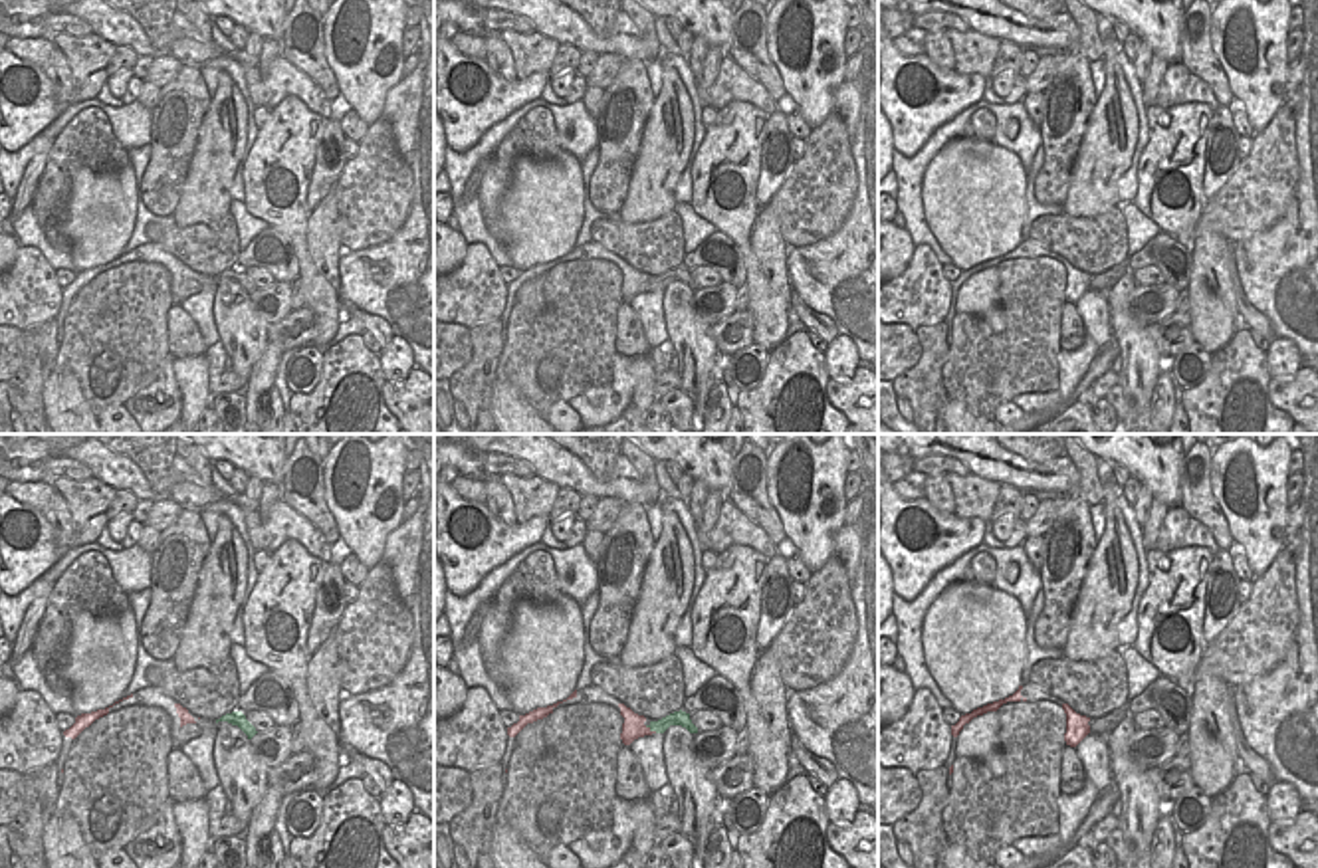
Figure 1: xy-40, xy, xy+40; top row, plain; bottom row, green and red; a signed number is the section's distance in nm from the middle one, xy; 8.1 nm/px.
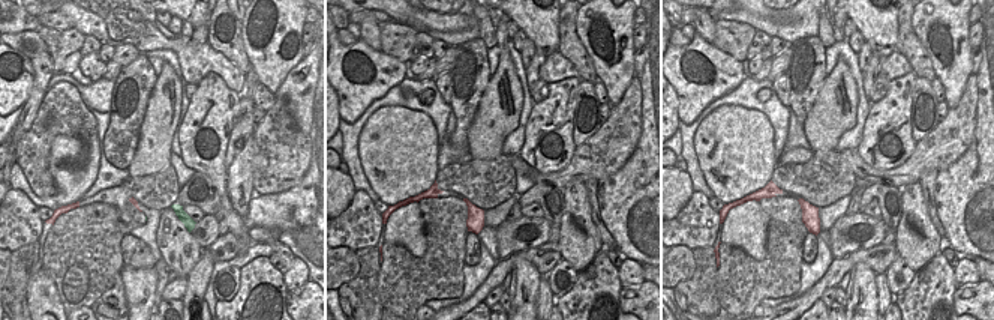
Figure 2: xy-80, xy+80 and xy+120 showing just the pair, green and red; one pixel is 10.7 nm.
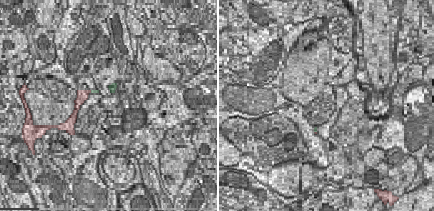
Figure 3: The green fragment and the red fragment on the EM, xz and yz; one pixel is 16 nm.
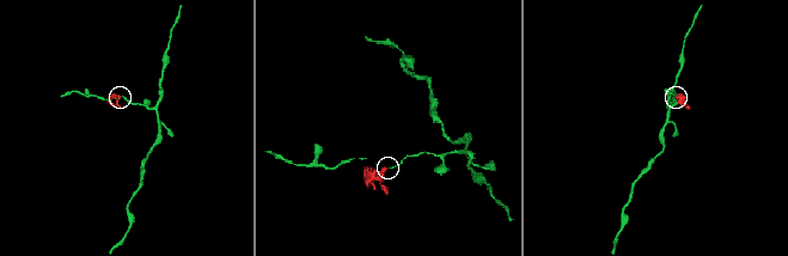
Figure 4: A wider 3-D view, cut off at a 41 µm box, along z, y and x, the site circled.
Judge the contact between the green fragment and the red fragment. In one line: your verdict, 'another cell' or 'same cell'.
another cell

